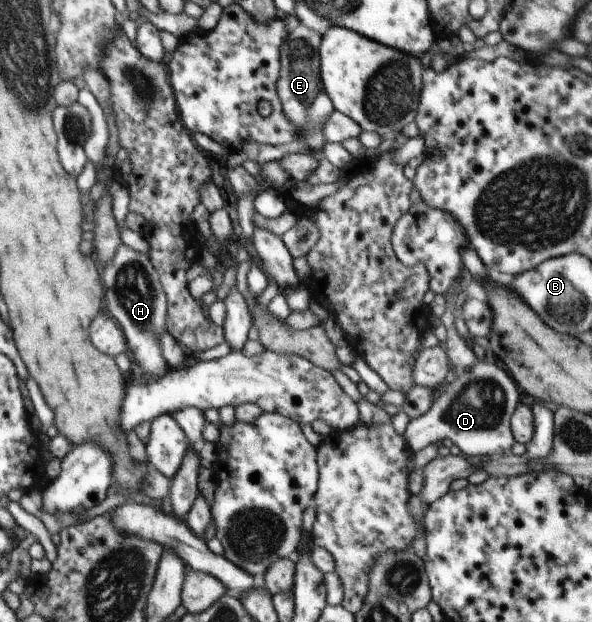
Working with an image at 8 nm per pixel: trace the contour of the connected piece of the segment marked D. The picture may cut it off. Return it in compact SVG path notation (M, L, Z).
M490 359L476 363L468 371L461 371L440 399L427 413L412 419L403 432L411 452L449 438L464 455L498 458L512 449L515 443L510 426L512 415L522 393L515 381L497 361Z

